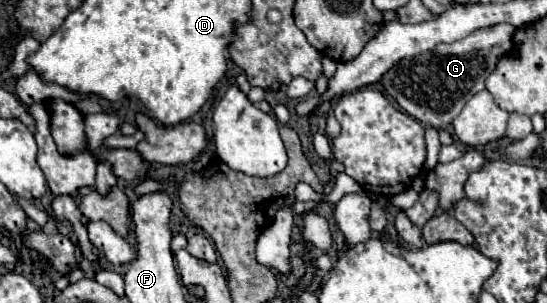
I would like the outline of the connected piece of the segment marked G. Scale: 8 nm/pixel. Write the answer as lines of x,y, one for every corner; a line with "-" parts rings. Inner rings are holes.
494,25
478,29
462,41
442,43
422,55
402,59
382,75
382,91
422,125
444,129
444,125
452,123
452,119
462,111
466,101
484,89
484,79
490,75
490,67
494,67
498,57
510,49
512,33
512,25

